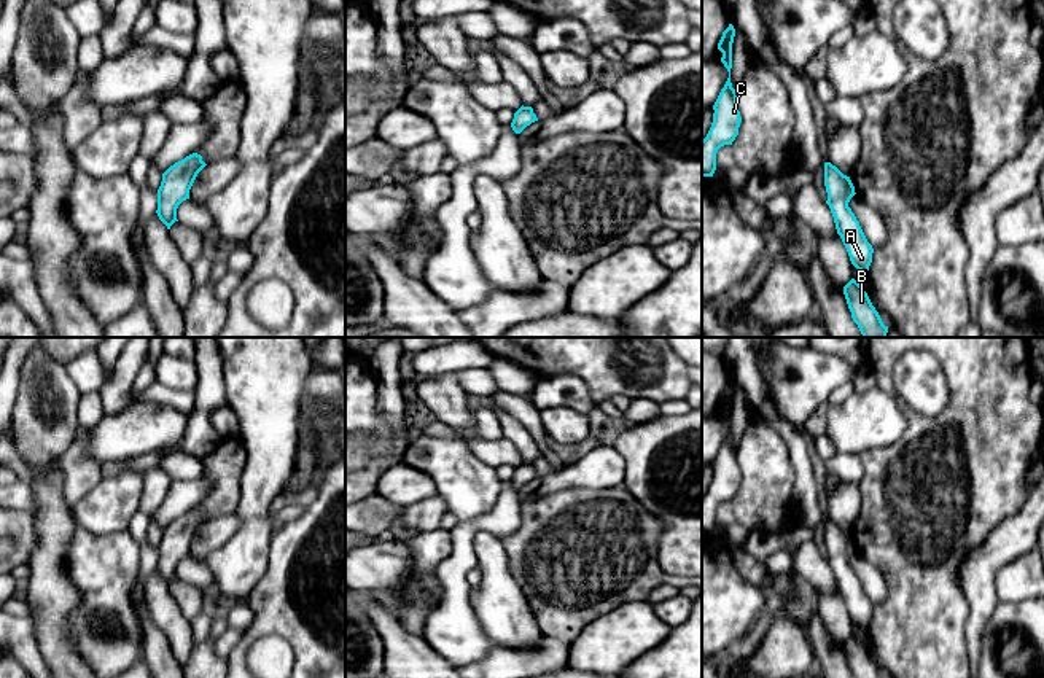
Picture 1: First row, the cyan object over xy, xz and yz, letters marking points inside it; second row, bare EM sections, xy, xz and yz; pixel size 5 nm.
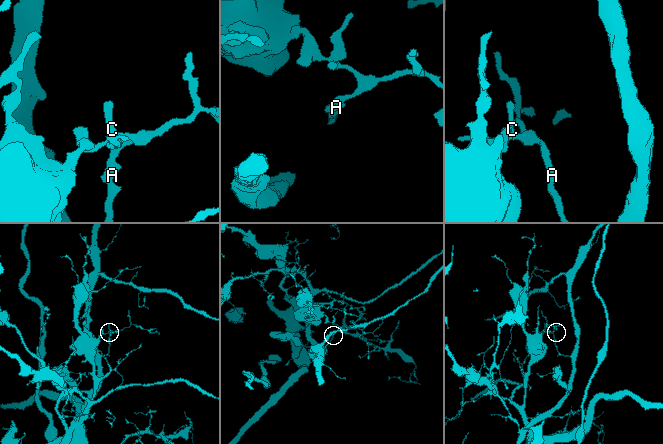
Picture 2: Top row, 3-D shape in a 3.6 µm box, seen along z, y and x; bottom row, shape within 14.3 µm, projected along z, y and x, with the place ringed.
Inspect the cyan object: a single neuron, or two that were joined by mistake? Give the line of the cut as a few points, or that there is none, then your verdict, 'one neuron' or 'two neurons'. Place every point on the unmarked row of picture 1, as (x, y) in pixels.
cut in xz along (514, 471), (519, 478), (527, 468), (535, 473); two neurons

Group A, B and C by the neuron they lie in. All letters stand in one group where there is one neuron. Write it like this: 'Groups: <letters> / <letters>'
Groups: A B / C

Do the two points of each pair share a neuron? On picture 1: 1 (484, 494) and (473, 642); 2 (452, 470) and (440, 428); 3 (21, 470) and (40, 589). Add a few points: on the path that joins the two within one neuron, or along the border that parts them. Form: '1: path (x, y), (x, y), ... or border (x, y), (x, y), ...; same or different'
1: border (503, 483), (497, 502), (487, 511), (459, 522); different
2: border (416, 427), (432, 436), (462, 438); different
3: border (16, 449), (35, 470), (35, 478), (29, 484); different

